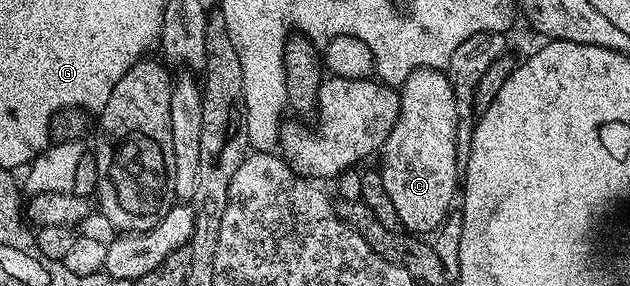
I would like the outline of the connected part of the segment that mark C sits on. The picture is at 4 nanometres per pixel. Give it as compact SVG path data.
M420 67L401 84L399 94L401 104L395 129L391 129L379 152L381 180L387 197L395 204L395 213L399 213L402 228L410 235L429 237L448 217L449 206L459 195L459 113L455 93L444 70Z

